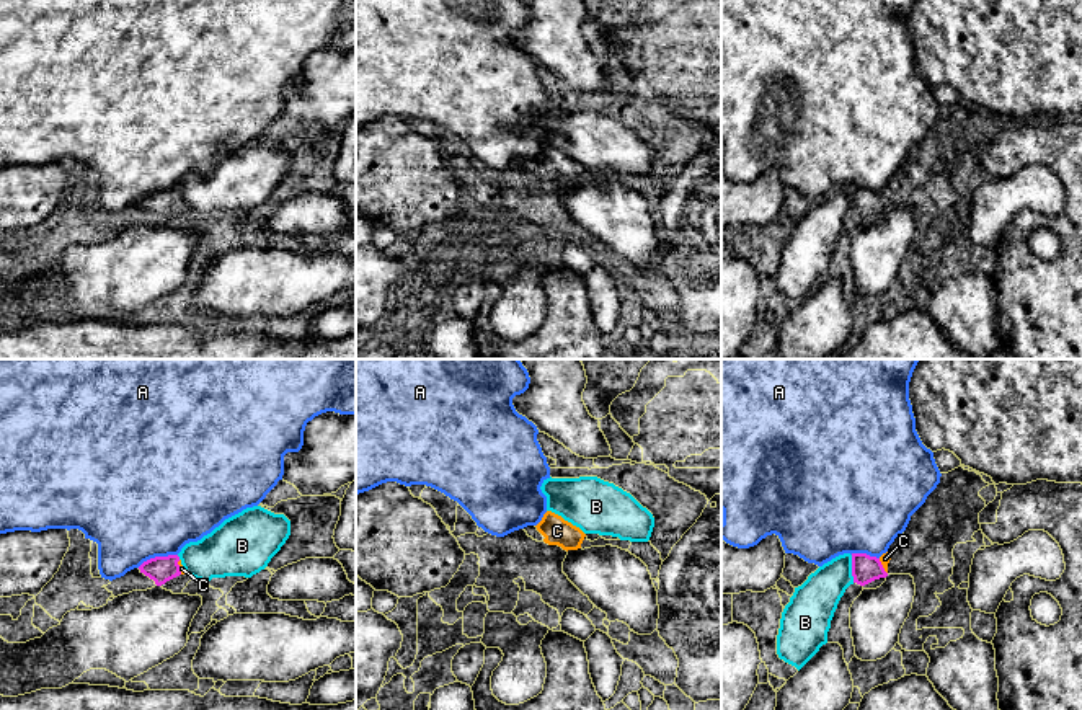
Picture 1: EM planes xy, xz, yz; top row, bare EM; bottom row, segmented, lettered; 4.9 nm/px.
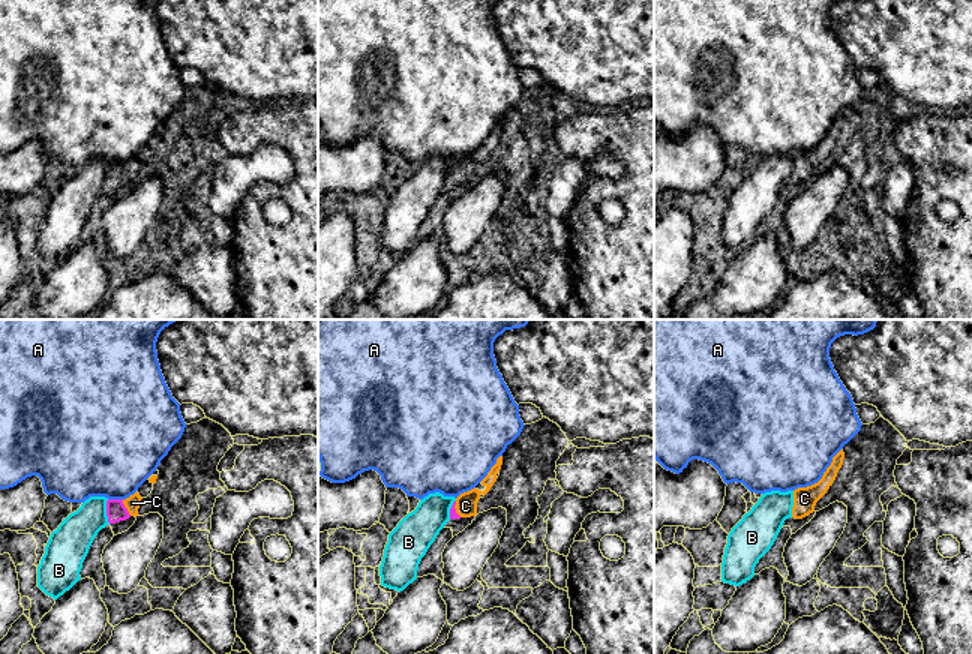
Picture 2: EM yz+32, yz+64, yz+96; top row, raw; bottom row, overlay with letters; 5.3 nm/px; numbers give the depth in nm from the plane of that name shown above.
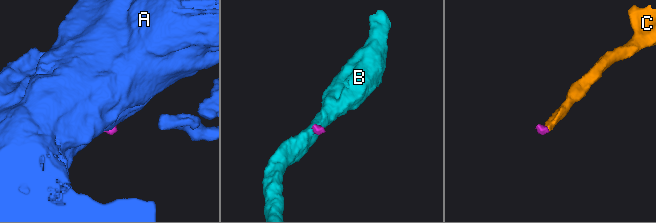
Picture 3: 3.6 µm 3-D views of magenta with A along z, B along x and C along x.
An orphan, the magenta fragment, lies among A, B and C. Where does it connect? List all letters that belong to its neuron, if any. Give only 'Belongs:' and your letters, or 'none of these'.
Belongs: C

